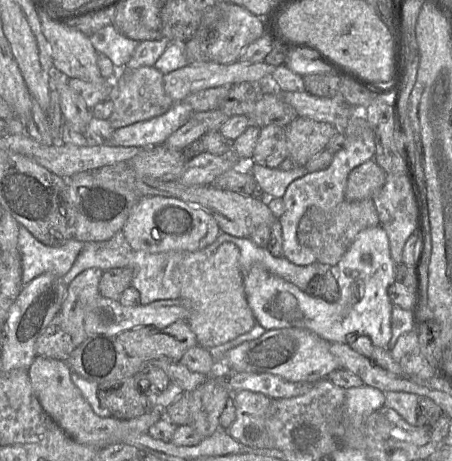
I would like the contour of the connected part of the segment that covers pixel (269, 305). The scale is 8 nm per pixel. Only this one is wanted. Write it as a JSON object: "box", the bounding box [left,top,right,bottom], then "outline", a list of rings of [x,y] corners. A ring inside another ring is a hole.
{"box":[243,225,396,348],"outline":[[[378,225],[362,230],[334,266],[340,289],[340,297],[336,302],[312,297],[262,265],[254,265],[243,273],[243,288],[256,322],[266,331],[301,328],[329,342],[340,343],[353,343],[358,337],[367,336],[374,346],[387,348],[392,336],[393,307],[388,288],[396,281],[396,268],[390,253],[388,235]]]}

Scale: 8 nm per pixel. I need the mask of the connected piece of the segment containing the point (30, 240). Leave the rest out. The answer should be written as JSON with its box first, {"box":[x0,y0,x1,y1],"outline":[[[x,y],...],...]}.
{"box":[18,224,85,286],"outline":[[[19,224],[18,248],[22,259],[24,286],[43,273],[64,276],[73,266],[85,244],[72,238],[59,247],[47,246]]]}

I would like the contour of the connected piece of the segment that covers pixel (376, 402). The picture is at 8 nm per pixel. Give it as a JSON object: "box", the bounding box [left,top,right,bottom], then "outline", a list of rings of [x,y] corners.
{"box":[346,385,385,426],"outline":[[[368,385],[346,389],[346,419],[354,426],[361,425],[374,411],[385,405],[385,398],[385,392]]]}

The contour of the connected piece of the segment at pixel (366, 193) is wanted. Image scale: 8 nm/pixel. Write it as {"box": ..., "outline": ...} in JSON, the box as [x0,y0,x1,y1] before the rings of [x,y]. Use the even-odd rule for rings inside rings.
{"box":[344,160,386,201],"outline":[[[368,160],[356,166],[347,178],[344,200],[357,201],[374,198],[383,188],[386,175],[375,160]]]}

